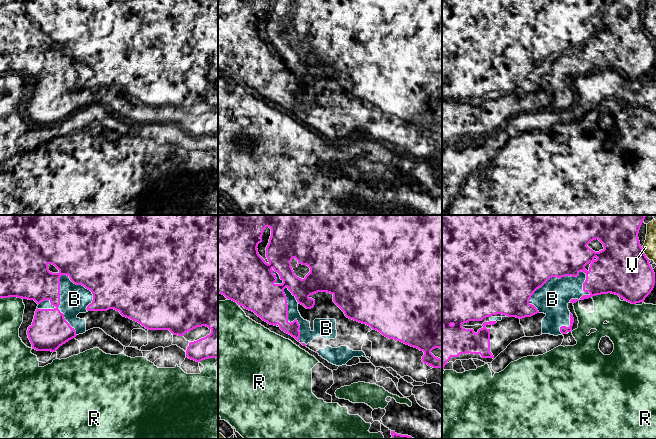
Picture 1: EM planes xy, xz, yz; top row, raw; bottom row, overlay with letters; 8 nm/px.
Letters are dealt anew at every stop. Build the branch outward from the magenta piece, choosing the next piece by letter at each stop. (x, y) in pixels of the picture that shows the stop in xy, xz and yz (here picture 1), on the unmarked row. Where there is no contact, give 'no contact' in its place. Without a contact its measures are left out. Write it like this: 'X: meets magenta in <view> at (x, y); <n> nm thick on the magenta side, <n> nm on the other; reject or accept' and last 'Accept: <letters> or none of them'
B: meets magenta in xy at (59, 80); 300 nm thick on the magenta side, 240 nm on the other; accept
R: meets magenta in yz at (605, 69); 420 nm thick on the magenta side, 260 nm on the other; reject
V: meets magenta in yz at (644, 30); 420 nm thick on the magenta side, 110 nm on the other; reject
Accept: B

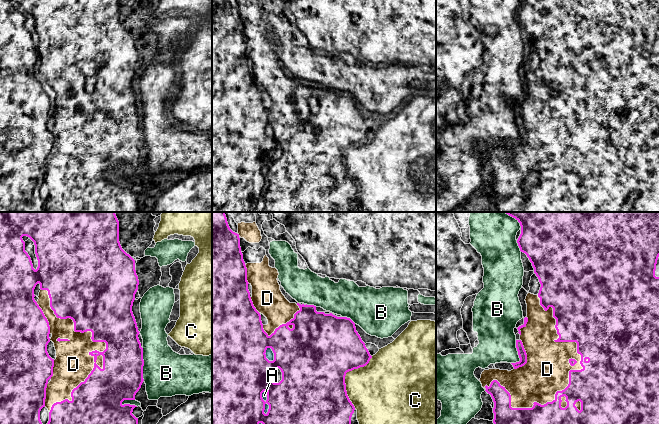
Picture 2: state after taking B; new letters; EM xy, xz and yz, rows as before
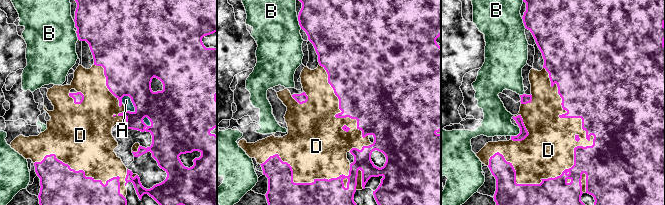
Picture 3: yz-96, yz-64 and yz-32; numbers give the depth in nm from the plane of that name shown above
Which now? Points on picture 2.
A: meets magenta in xz at (273, 128); 460 nm thick on the magenta side, 70 nm on the other; accept
B: meets magenta in xy at (143, 140); 340 nm thick on the magenta side, 380 nm on the other; reject
C: meets magenta in xz at (344, 153); 500 nm thick on the magenta side, 400 nm on the other; reject
D: meets magenta in yz at (580, 138); 420 nm thick on the magenta side, 320 nm on the other; reject
Accept: A

